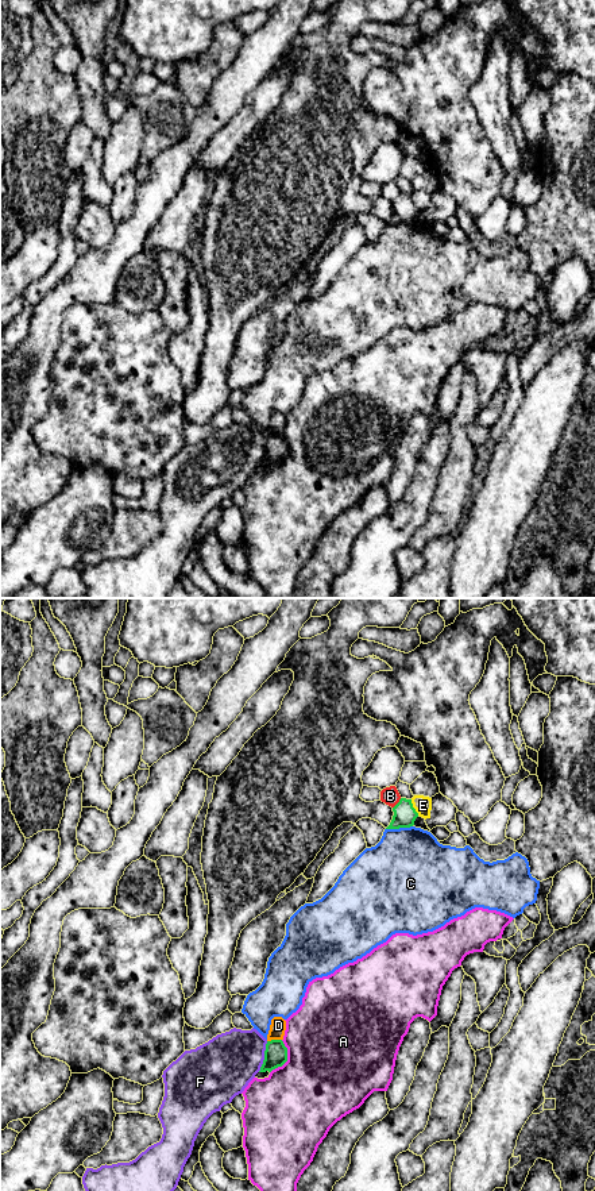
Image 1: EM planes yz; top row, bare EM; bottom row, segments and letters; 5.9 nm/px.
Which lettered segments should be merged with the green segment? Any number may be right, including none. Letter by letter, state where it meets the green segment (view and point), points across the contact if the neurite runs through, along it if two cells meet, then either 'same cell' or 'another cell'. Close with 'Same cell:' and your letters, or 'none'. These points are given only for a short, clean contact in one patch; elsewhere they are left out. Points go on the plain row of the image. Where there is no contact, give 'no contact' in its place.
A: yz (286, 454) | another cell
B: yz (397, 199) | another cell
C: yz (398, 223) | another cell
D: yz (274, 435) | along yz (281, 434), (267, 436) | another cell
E: yz (413, 203) | another cell
F: yz (265, 451) | another cell
Same cell: none

